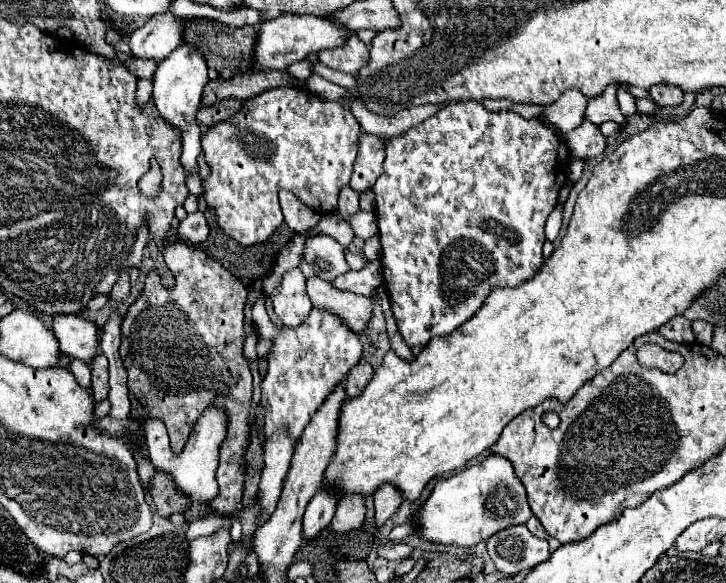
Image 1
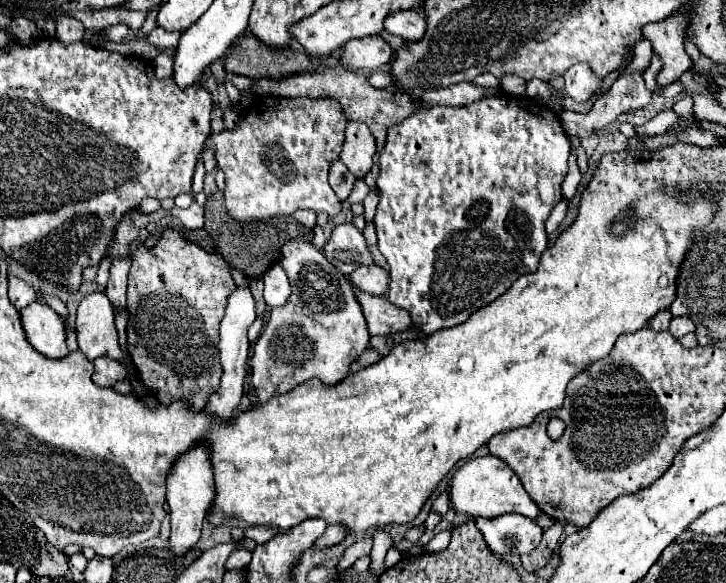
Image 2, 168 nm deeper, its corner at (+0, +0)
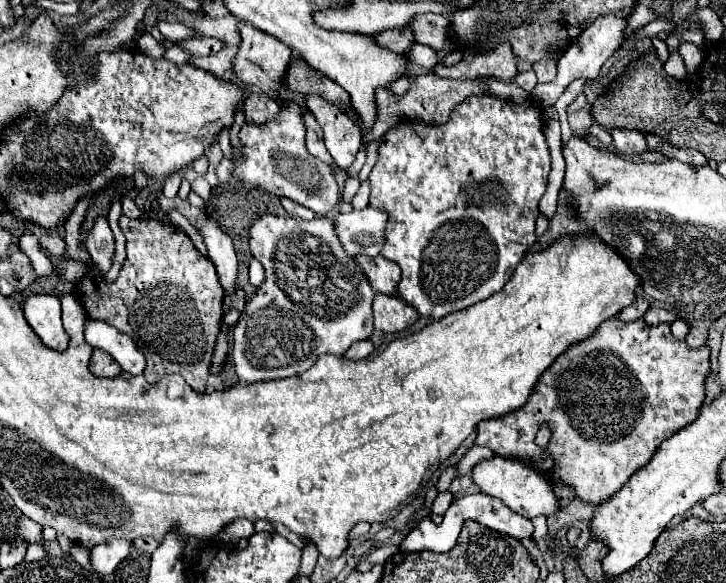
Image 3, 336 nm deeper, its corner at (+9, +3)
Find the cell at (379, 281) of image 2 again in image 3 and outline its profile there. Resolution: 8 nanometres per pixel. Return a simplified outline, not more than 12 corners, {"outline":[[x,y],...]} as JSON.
{"outline":[[358,255],[376,293],[396,295],[400,267],[384,259]]}

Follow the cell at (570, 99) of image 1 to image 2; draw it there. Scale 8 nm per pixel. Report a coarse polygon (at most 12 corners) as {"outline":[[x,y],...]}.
{"outline":[[585,62],[563,78],[565,94],[587,102],[601,88],[601,78]]}

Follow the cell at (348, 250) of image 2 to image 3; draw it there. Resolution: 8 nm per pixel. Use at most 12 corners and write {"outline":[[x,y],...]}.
{"outline":[[372,207],[334,219],[348,255],[376,257],[386,215]]}

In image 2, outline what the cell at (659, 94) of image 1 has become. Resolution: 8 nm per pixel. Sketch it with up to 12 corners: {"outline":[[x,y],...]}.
{"outline":[[677,10],[643,26],[663,70],[657,84],[669,86],[691,66],[683,48],[691,14]]}

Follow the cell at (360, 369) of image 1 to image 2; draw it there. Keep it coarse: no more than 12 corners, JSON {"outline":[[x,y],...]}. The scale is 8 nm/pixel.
{"outline":[[367,348],[351,364],[351,372],[375,364],[381,354]]}

